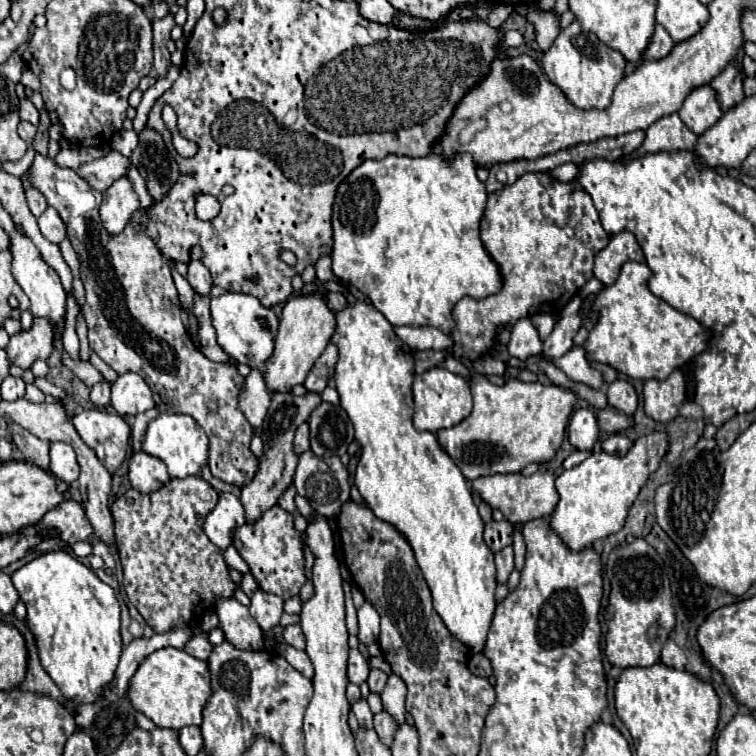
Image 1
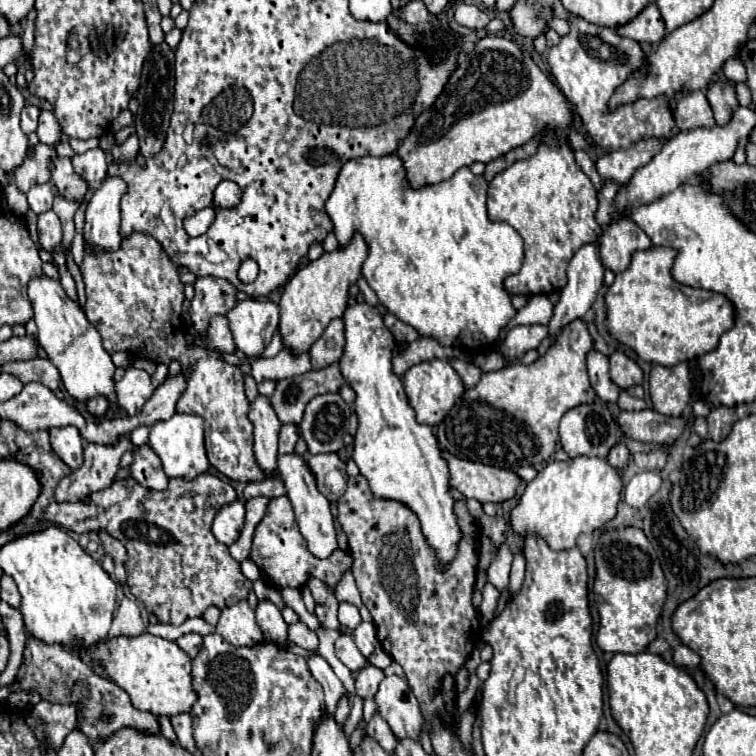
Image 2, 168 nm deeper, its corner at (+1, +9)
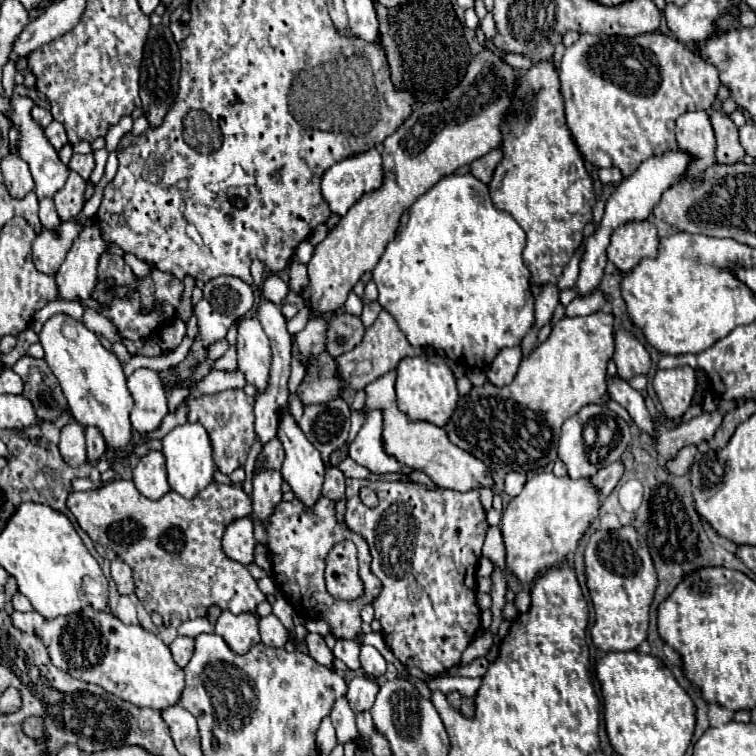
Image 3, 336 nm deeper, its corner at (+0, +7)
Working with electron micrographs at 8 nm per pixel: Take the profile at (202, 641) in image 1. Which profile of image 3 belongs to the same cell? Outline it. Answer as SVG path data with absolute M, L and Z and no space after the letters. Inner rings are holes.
M178 636L172 644L170 644L172 656L176 660L178 666L186 666L194 654L194 638L186 638L186 636Z

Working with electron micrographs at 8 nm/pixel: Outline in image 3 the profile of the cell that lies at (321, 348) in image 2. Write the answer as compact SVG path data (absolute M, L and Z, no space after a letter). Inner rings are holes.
M336 312L336 316L328 322L326 330L326 352L336 358L348 350L352 350L358 340L362 340L362 332L366 328L362 326L360 318L350 316L346 312Z

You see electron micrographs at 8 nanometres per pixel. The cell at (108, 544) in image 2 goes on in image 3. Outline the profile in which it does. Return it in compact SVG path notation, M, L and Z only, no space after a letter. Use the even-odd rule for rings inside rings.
M114 558L110 564L112 570L112 578L118 586L120 594L132 594L134 592L134 582L132 582L132 568L122 560L122 558Z

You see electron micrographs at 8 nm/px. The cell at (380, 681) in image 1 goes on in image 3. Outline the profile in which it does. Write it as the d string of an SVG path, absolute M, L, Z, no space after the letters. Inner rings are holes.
M358 674L350 680L348 684L348 692L346 692L346 698L350 702L350 708L358 714L358 712L364 712L364 710L370 710L372 704L374 704L374 698L378 694L378 682L372 678L372 676L364 676L364 674Z

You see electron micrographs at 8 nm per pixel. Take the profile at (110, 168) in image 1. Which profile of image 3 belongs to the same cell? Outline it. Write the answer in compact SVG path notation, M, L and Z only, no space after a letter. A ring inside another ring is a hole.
M74 154L72 160L70 160L70 164L68 164L68 168L74 170L74 172L78 172L84 180L88 180L88 176L94 170L94 166L96 164L94 164L94 156L92 154Z

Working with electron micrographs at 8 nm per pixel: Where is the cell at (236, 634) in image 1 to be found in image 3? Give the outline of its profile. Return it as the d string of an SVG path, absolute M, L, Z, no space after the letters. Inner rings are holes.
M222 612L216 622L216 634L220 634L236 654L246 654L254 644L260 644L258 618L252 612Z

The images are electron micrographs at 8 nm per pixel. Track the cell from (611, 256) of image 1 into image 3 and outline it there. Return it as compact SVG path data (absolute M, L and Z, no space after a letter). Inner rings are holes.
M630 222L612 234L608 260L620 270L630 272L640 258L654 258L658 254L658 234L648 222Z

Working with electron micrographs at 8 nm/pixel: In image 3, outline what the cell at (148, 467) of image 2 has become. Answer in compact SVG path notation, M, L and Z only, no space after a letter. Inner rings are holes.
M150 450L144 458L138 460L134 468L134 484L150 500L158 500L166 492L170 492L162 452Z

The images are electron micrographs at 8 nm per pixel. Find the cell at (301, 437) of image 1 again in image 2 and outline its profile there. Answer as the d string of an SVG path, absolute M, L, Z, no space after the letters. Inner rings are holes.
M283 424L279 430L279 454L291 454L295 450L297 430L295 424Z

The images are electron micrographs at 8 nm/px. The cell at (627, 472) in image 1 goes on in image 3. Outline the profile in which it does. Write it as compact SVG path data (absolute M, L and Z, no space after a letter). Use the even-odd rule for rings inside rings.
M540 472L532 476L526 484L522 494L512 498L502 514L502 538L506 542L506 570L514 572L514 576L528 584L540 570L546 570L554 564L562 564L568 554L572 554L578 546L582 534L590 528L594 518L600 512L600 488L592 482L592 478L570 478L570 476L554 476L552 472Z

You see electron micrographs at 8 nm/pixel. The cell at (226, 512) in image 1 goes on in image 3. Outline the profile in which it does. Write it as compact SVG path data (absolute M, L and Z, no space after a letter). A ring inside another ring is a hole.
M236 518L230 522L222 536L222 548L230 560L236 560L240 564L250 564L254 560L254 524L246 518Z

